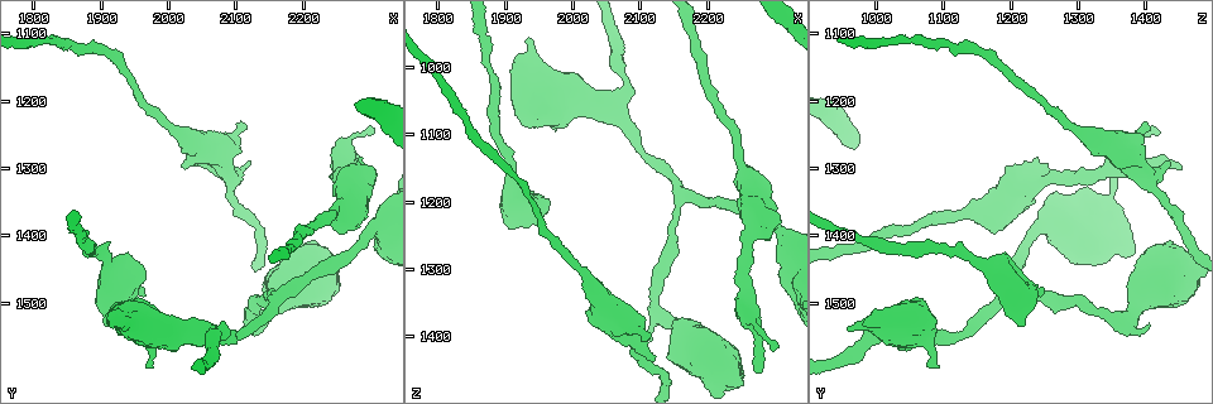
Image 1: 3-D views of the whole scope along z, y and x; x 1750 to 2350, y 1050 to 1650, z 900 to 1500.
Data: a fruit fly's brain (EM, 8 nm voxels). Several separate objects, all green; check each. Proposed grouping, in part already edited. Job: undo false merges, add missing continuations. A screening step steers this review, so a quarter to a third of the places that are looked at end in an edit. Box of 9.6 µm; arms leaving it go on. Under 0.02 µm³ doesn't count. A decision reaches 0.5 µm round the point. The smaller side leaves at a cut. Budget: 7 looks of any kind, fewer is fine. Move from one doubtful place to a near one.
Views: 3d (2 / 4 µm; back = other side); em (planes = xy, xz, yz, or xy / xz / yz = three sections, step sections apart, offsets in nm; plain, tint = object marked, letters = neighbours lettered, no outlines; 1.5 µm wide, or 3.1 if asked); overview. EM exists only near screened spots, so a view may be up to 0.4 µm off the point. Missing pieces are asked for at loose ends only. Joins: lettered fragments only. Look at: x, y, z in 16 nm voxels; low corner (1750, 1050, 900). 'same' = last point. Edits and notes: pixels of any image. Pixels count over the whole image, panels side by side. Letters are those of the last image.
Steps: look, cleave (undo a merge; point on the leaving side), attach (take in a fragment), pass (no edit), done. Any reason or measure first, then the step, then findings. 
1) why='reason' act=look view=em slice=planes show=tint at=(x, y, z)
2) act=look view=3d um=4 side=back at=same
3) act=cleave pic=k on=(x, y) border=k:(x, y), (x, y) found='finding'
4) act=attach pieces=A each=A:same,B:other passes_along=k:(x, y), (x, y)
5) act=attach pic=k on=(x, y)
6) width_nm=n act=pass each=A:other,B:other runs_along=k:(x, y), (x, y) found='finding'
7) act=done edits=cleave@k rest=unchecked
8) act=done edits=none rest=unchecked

why='branch stops here' act=look view=3d um=4 at=(2110, 1230, 1400)

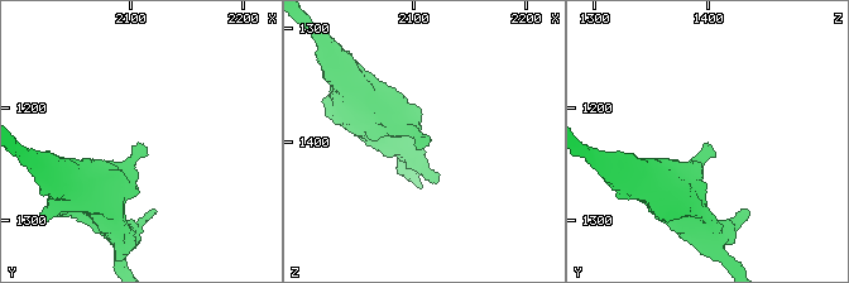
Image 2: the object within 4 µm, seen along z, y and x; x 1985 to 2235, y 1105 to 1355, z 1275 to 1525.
act=look view=em slice=xy step=8 show=letters at=(2112, 1232, 1398)

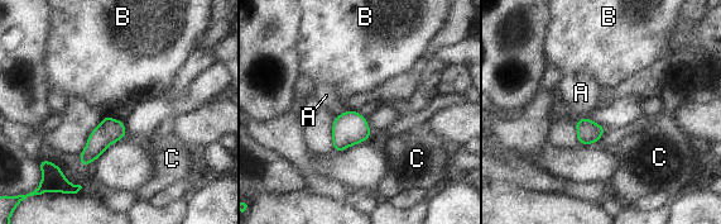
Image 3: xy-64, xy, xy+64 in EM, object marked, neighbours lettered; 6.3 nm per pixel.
act=attach pieces=A each=A:same,B:other,C:other passes_along=3:(350, 128), (341, 114), (326, 95) found='it goes on there'

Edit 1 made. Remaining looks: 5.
why='see it whole again' act=look view=overview

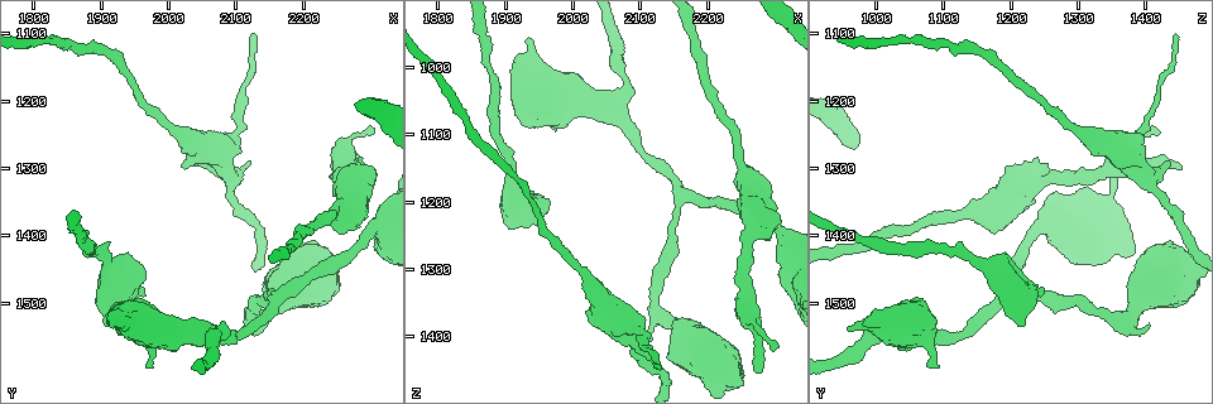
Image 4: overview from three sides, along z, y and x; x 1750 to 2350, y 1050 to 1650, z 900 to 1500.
why='free end' act=look view=em slice=planes show=letters at=(2285, 1305, 1455)

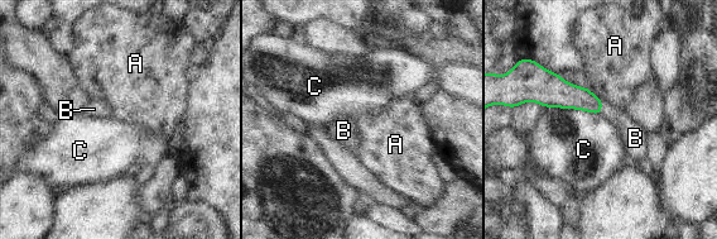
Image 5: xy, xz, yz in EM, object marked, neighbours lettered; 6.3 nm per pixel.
act=attach pieces=B each=A:other,B:same,C:other passes_along=5:(564, 95), (601, 109), (631, 133) found='it goes on there'

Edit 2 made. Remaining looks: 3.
why='narrows sharply' act=look view=em slice=xz step=8 show=tint at=(2075, 1545, 1015)

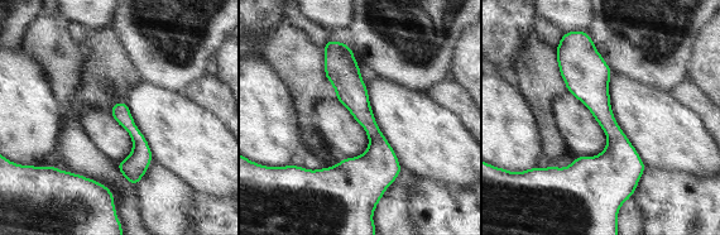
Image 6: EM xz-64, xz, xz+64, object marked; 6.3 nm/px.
why='another direction' act=look view=em slice=planes show=letters at=same

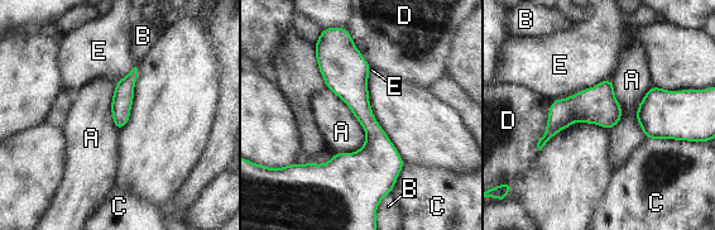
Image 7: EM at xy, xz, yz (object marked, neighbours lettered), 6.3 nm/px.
act=pass each=A:other,B:other,C:other,D:other,E:other border=7:(327, 90), (365, 134), (356, 152) found='all the same cell'

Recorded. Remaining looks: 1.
act=done edits=attach@3,attach@5 rest=unchecked

